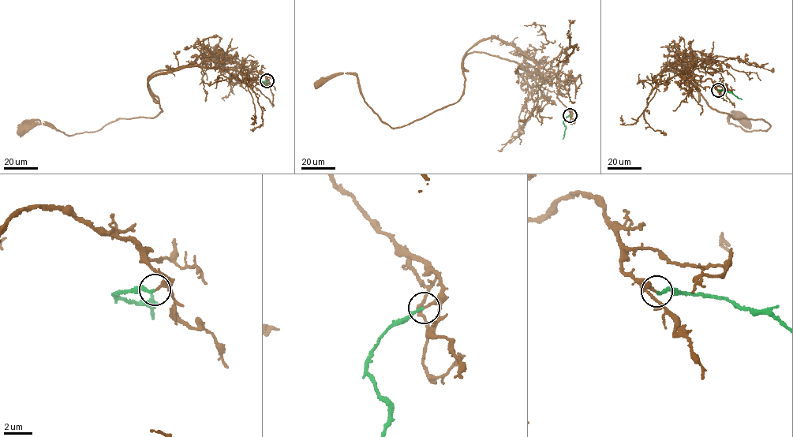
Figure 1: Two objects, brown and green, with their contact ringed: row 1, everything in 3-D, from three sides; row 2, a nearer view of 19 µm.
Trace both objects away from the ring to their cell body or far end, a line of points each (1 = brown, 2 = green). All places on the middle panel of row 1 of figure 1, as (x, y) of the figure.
1: (570, 115), (555, 74), (495, 38), (465, 52), (459, 98), (402, 126), (382, 121), (356, 75), (321, 82)
2: (570, 115), (563, 122), (566, 128), (562, 139)

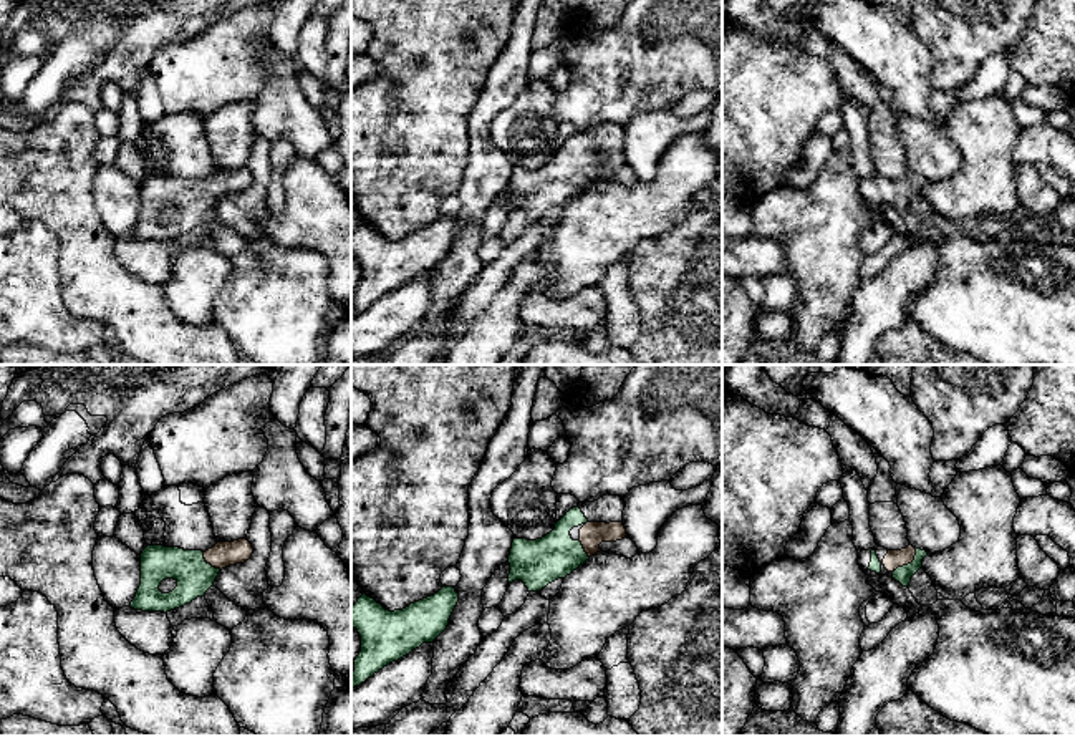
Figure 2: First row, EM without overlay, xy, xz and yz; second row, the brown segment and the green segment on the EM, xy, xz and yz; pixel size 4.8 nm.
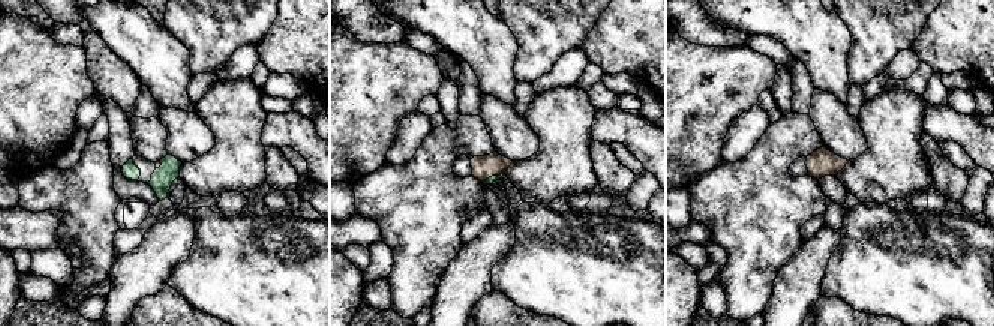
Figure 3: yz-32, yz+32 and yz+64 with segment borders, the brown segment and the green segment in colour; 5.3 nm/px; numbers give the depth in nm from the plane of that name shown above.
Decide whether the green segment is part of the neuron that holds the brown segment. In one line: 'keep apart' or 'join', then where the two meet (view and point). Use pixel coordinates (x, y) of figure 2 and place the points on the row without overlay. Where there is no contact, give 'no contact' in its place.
join | yz (910, 191)

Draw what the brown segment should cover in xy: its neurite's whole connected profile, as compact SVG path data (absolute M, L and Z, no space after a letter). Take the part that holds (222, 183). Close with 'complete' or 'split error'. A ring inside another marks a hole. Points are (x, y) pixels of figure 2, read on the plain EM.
M247 167L217 171L205 181L147 174L141 182L141 214L129 235L164 242L184 235L197 225L204 225L222 197L243 192L252 182L253 176ZM166 207L177 211L169 222L159 219Z | split error

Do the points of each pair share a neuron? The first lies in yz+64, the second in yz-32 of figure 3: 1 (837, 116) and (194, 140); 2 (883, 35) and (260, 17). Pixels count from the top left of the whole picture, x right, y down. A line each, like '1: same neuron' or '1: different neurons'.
1: same neuron
2: same neuron

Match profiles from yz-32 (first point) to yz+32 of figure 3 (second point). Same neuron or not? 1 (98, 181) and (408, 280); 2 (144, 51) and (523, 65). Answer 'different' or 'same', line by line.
1: same
2: different

